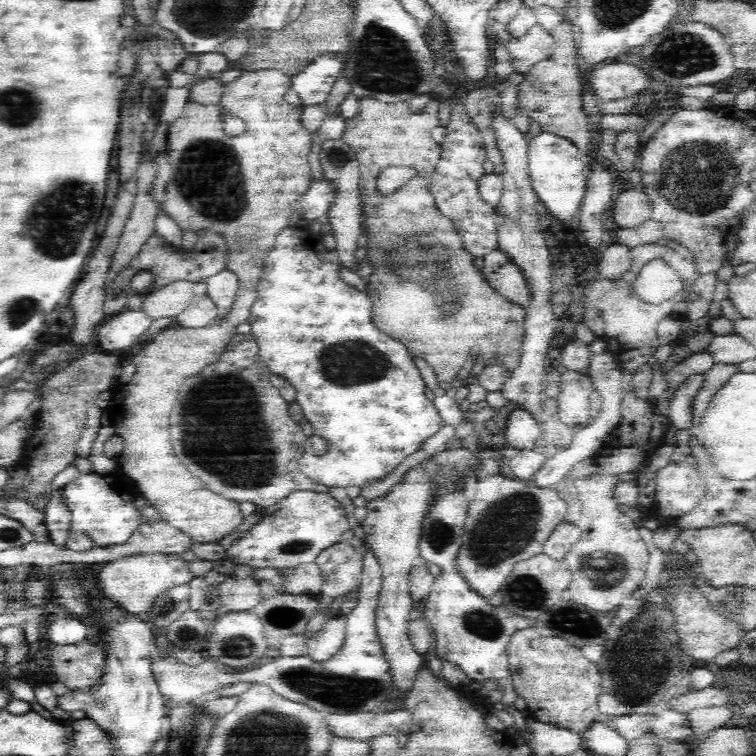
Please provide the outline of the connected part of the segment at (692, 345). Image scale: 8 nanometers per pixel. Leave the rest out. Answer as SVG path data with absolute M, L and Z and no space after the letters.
M722 266L722 268L718 270L718 284L716 284L714 302L712 302L712 306L710 306L710 312L708 312L708 316L704 316L702 320L698 320L698 322L700 322L700 328L698 328L696 336L688 338L688 342L684 344L684 346L688 346L688 350L692 352L692 356L694 356L694 354L700 354L700 352L708 352L708 346L710 346L710 342L712 342L712 338L714 338L714 334L708 330L708 326L710 326L708 322L710 322L712 318L724 318L724 314L722 314L722 300L728 300L728 298L730 298L728 286L730 286L730 280L732 280L732 278L736 278L732 266Z

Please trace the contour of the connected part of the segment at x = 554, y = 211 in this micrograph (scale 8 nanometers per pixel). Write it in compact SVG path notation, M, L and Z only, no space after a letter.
M542 132L536 138L532 138L528 144L528 172L538 200L542 200L542 204L550 210L550 214L556 220L568 222L578 216L588 190L590 172L588 166L582 162L578 148L570 140L552 132Z

